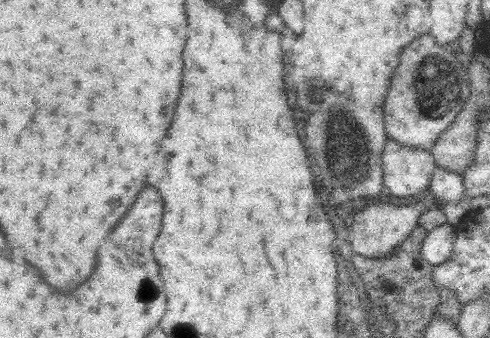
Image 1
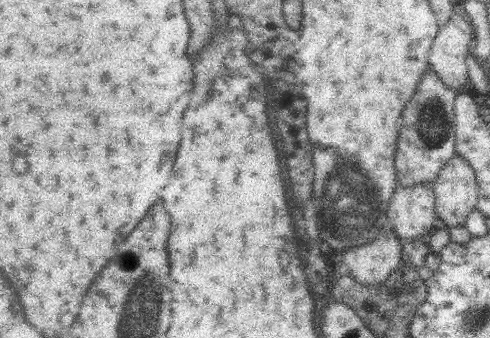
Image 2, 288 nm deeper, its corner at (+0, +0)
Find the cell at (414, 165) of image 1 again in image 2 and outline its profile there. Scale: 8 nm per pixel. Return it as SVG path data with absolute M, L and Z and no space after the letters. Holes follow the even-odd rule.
M397 182L387 208L387 226L401 242L417 240L423 234L435 230L437 214L433 188L423 182L413 186L403 186Z

